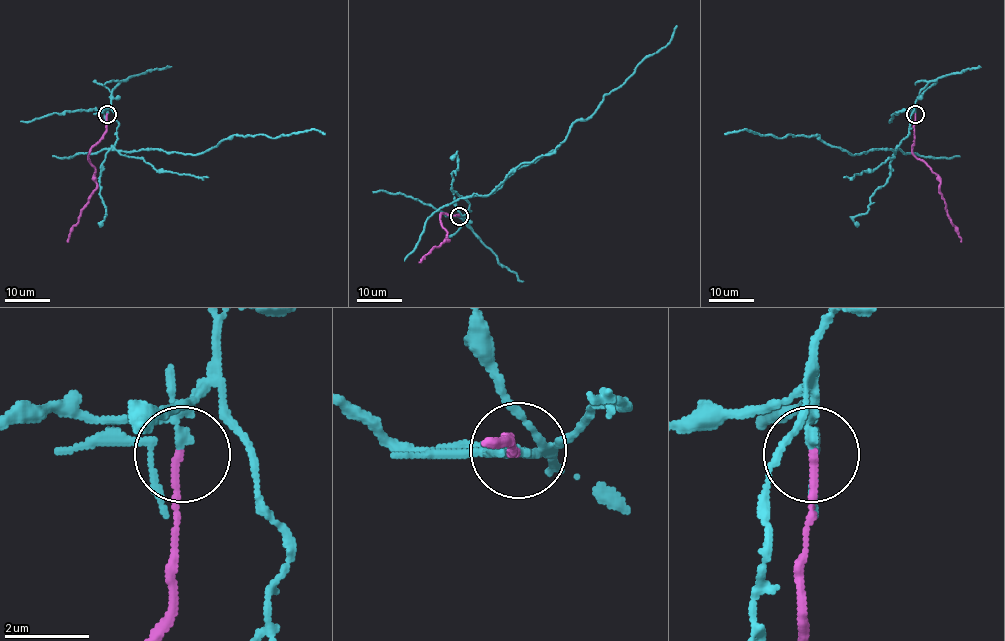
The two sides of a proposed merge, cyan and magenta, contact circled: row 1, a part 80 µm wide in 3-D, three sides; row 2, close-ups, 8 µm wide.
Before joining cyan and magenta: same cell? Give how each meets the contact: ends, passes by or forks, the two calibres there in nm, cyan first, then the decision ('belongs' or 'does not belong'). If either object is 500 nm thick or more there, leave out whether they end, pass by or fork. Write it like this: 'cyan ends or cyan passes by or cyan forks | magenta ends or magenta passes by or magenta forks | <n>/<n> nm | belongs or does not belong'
cyan forks | magenta ends | 120/180 nm | does not belong

